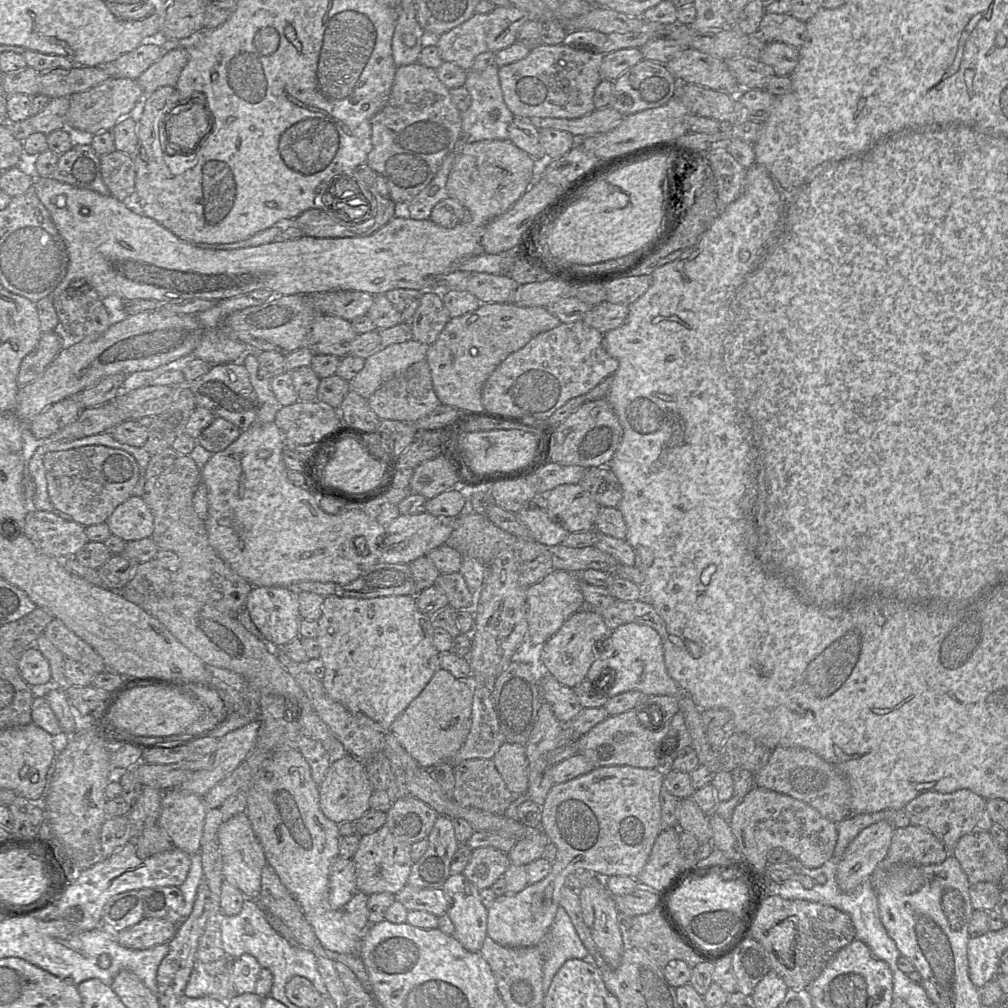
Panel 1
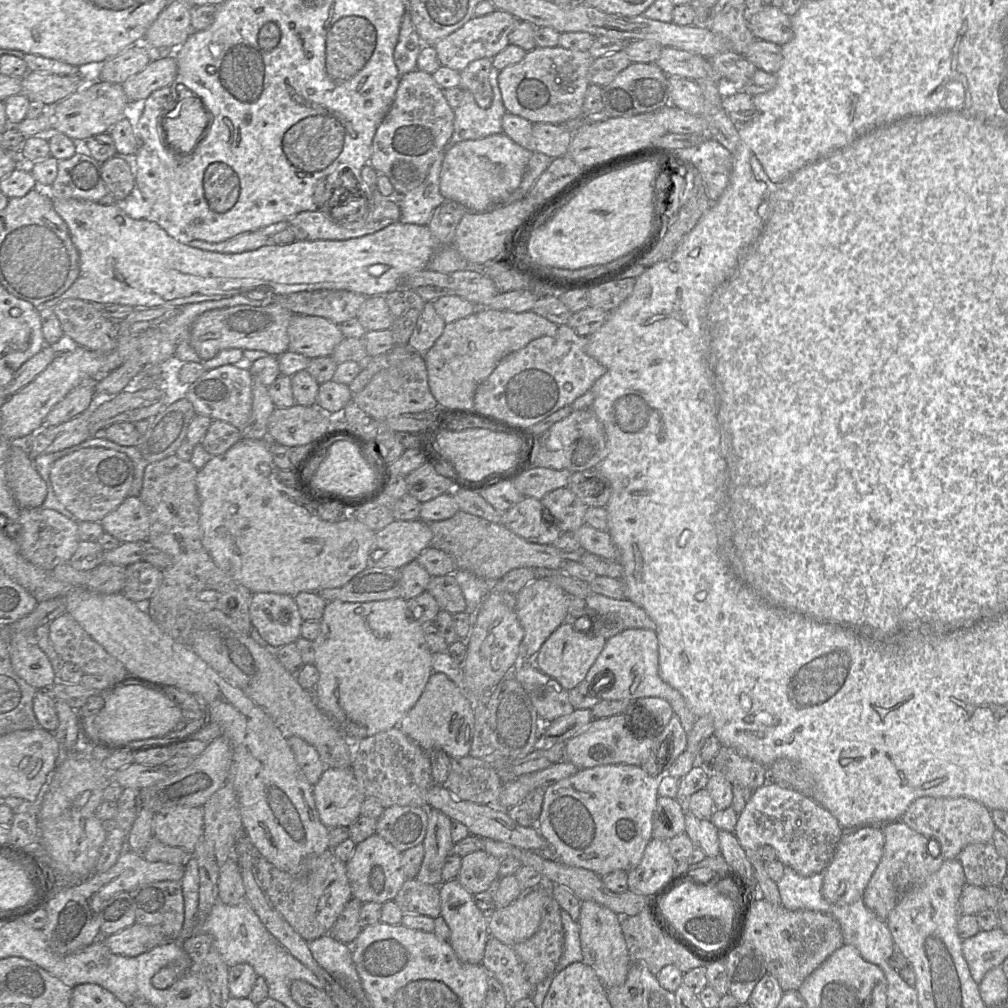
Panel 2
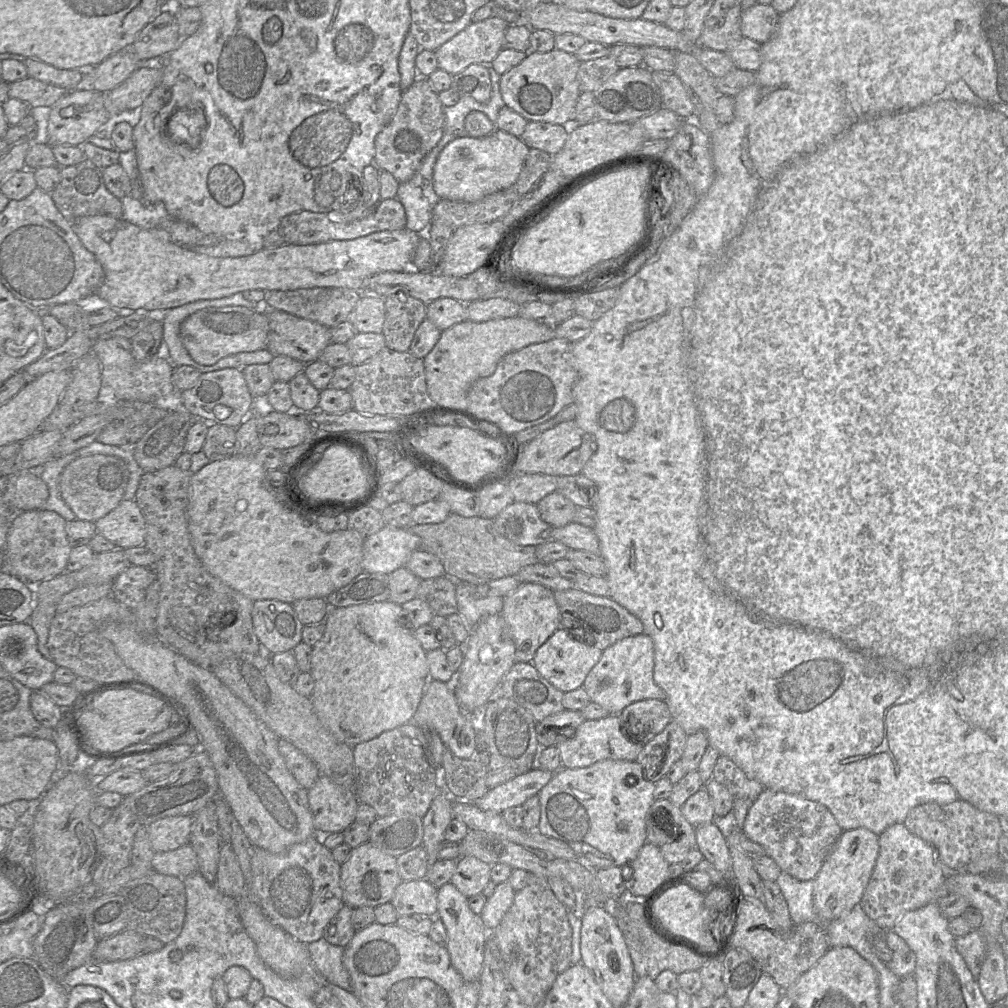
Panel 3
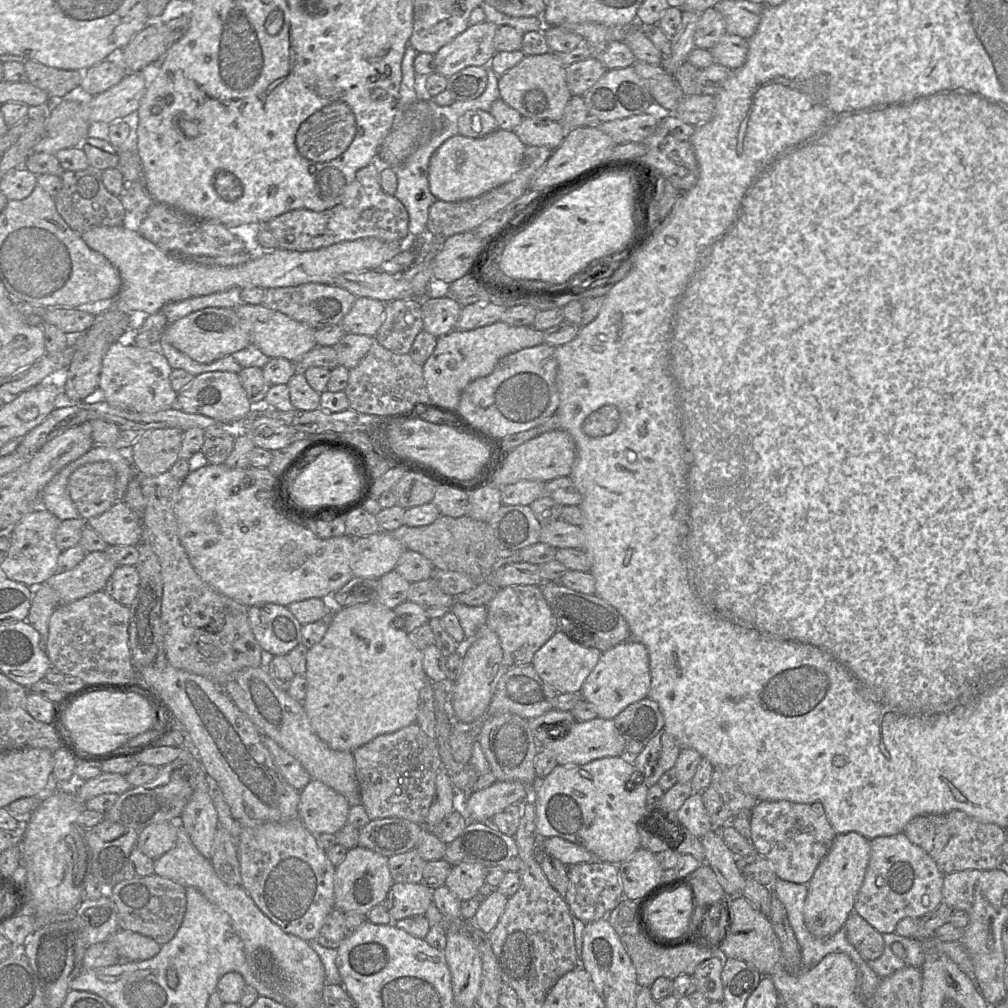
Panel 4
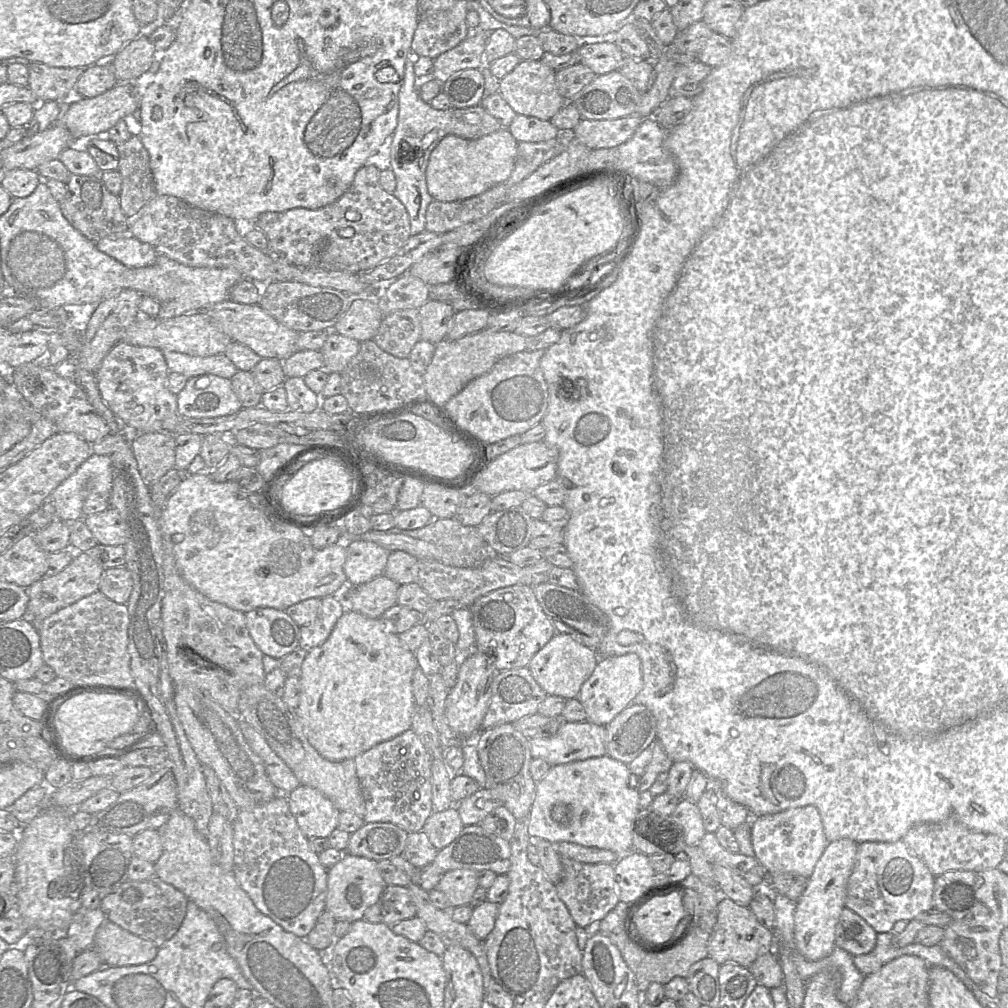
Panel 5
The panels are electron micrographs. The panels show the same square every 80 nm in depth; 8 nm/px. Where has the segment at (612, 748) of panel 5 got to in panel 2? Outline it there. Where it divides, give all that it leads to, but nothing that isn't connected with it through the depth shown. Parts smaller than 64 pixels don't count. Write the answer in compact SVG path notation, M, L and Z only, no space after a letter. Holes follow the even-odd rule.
M639 698L633 704L628 725L638 738L648 737L655 731L660 733L674 715L671 705L662 698Z

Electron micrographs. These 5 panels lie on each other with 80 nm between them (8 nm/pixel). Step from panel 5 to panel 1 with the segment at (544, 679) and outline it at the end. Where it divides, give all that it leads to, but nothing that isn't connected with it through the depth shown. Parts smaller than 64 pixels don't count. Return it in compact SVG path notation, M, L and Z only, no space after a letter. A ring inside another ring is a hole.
M582 609L572 614L561 628L548 639L542 647L541 660L544 671L570 688L579 685L587 675L589 668L596 659L596 651L601 652L603 641L612 634L602 616L596 612Z

